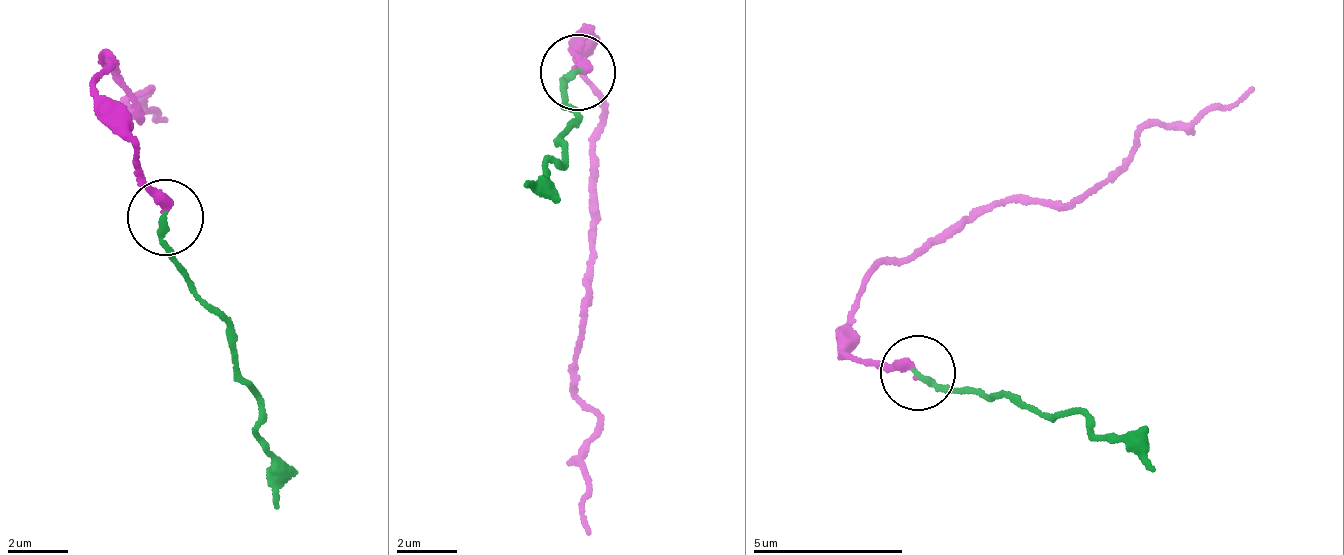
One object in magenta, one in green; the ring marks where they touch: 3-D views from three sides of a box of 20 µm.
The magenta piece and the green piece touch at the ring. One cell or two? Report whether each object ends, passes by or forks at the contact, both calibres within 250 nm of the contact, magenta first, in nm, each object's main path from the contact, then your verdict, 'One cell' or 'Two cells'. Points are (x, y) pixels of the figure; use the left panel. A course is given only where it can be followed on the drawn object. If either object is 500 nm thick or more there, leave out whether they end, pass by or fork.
At the ring magenta ends. At the ring green ends. Thickness 240 nm (magenta) against 200 nm. Course of magenta: (166, 214), (122, 137), (122, 105), (98, 87), (106, 61), (145, 118), (129, 103), (151, 93), (168, 121). Course of green: (166, 214), (178, 268), (223, 317), (253, 391), (276, 511). One cell

